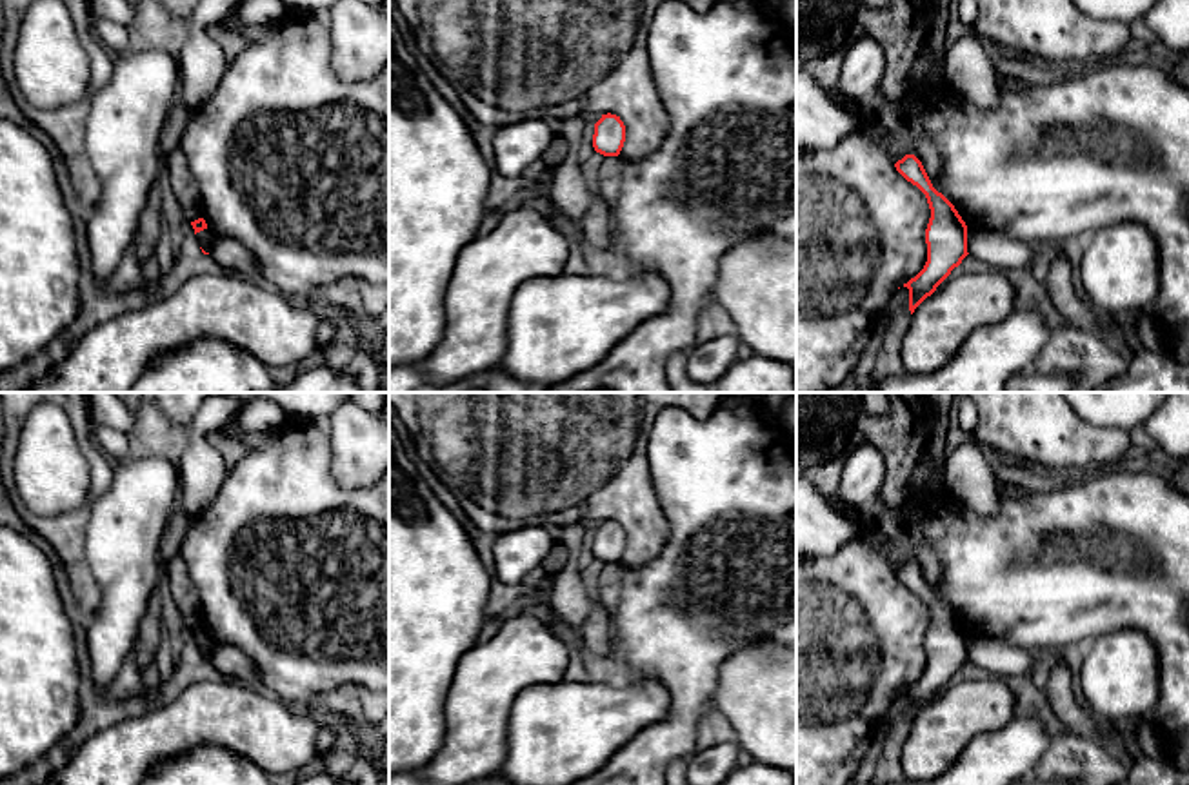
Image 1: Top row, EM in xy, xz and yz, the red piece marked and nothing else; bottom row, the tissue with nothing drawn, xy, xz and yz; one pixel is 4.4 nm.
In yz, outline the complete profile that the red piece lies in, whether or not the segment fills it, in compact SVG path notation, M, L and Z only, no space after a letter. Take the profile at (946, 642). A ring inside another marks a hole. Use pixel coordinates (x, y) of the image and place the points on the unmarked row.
M905 561L894 574L925 601L931 616L925 636L927 669L914 685L904 691L909 696L909 718L913 721L969 661L967 632L954 612L933 594L922 569L914 561Z

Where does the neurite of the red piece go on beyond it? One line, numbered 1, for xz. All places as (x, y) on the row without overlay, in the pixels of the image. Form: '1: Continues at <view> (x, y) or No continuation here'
1: No continuation here

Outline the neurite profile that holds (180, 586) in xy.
M180 554L173 556L167 565L167 589L187 623L187 629L202 625L200 598L189 576L187 565Z

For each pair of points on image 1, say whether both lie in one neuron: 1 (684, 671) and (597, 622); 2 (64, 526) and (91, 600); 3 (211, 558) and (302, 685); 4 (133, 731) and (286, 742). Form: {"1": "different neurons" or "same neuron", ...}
{"1": "different neurons", "2": "same neuron", "3": "same neuron", "4": "same neuron"}

